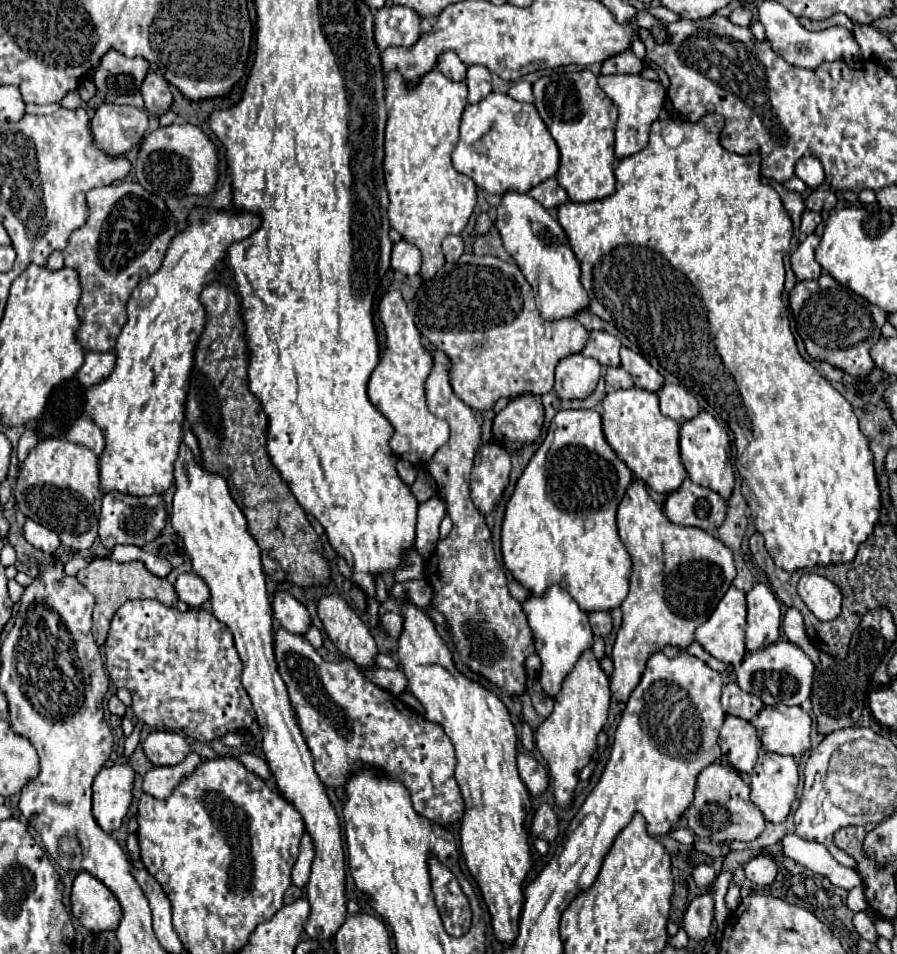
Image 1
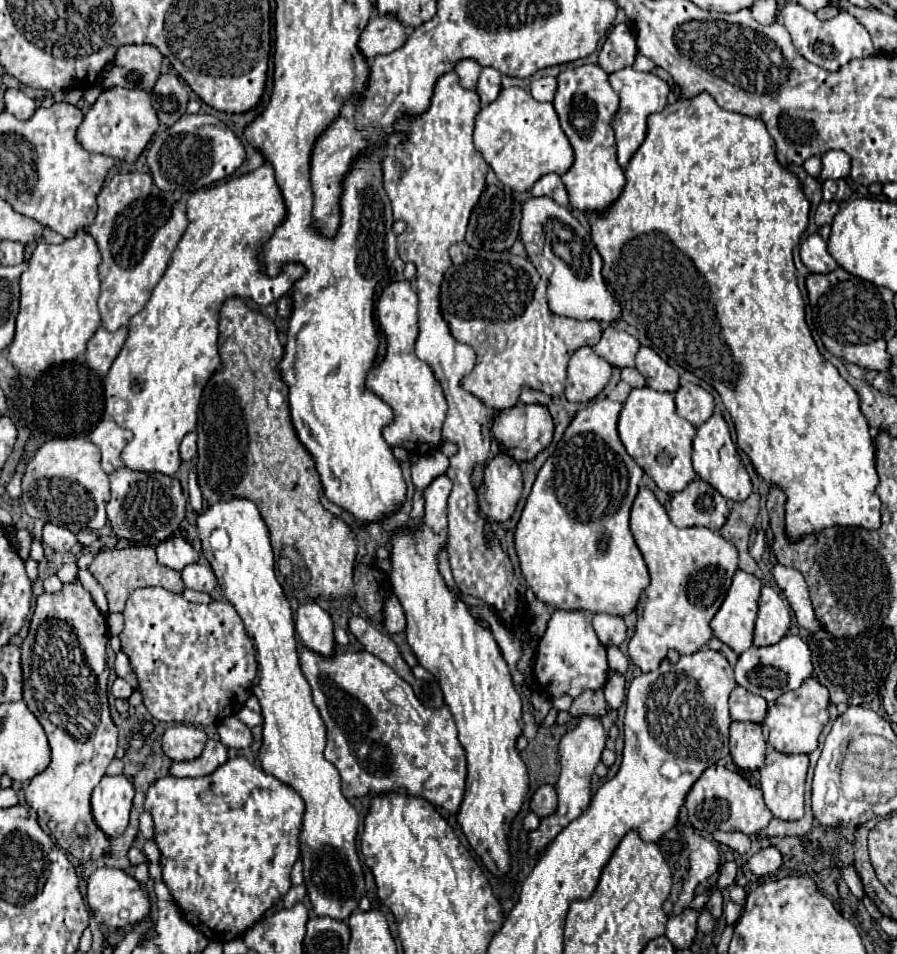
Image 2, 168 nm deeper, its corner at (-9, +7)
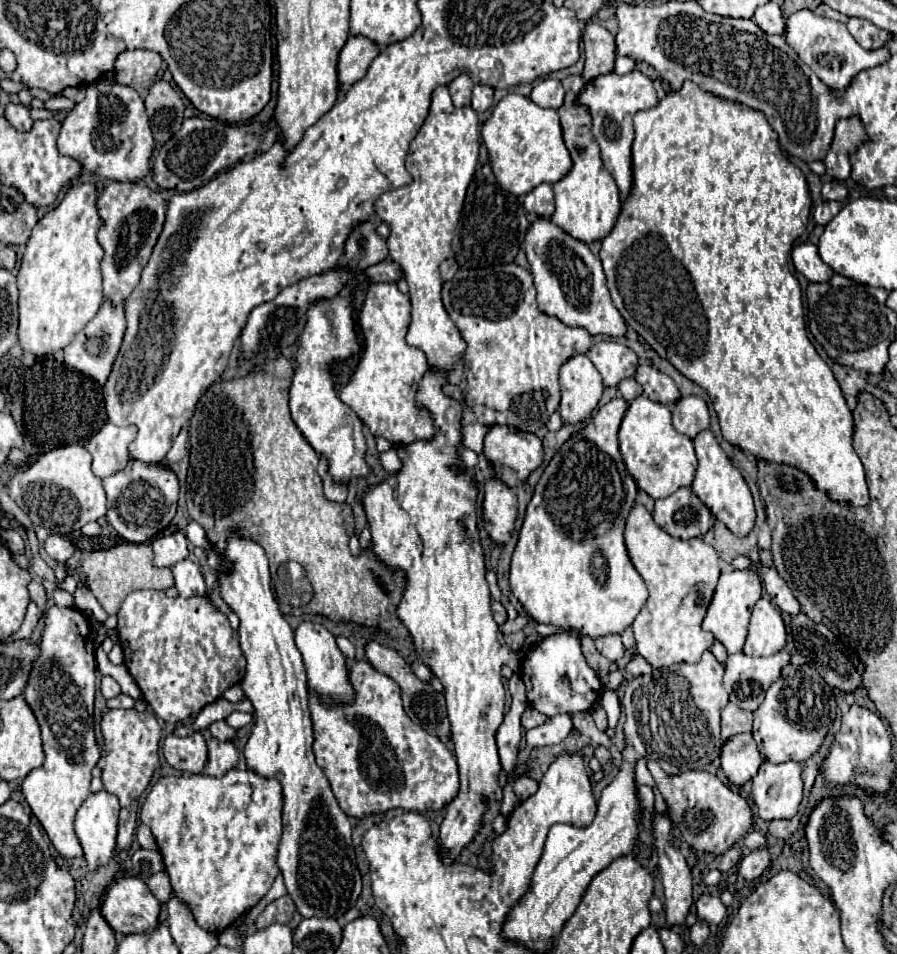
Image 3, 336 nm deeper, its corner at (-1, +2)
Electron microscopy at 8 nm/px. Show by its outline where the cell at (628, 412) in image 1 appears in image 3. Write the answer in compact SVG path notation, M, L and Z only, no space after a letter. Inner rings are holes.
M644 394L630 400L618 430L618 442L628 472L636 480L638 488L654 500L668 498L678 488L692 484L696 470L692 440L674 430L670 410L664 404L652 402Z

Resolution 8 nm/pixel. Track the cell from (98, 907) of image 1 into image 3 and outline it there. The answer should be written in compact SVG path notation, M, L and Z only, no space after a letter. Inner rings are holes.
M124 876L108 884L108 890L100 904L100 912L112 930L122 932L122 934L142 934L142 932L150 932L152 928L156 928L160 904L154 898L154 894L148 890L146 882L132 878L132 876Z

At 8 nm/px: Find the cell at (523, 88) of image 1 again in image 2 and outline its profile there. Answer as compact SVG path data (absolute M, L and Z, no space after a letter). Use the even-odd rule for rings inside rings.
M540 77L538 81L532 81L530 93L536 101L552 101L556 95L556 77Z

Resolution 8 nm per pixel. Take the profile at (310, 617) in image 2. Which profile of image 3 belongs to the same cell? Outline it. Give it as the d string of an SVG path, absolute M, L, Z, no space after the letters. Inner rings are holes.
M302 622L294 632L294 640L296 640L296 646L298 646L302 660L304 660L304 668L306 668L306 676L308 676L308 688L316 690L320 694L322 702L326 702L326 704L334 698L344 700L344 702L352 702L354 692L352 692L352 686L348 684L346 658L338 650L334 636L322 624Z

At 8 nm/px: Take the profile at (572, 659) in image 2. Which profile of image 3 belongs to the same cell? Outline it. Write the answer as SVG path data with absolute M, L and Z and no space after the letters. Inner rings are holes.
M558 632L558 634L546 636L532 652L528 652L524 662L522 662L522 680L526 684L526 696L528 696L530 706L536 708L538 712L546 714L546 716L564 714L564 712L566 714L588 712L594 706L594 702L600 698L600 694L602 694L598 674L588 666L582 650L580 650L580 640L572 632Z

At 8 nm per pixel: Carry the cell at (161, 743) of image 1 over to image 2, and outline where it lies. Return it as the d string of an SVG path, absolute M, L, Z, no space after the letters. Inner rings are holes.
M176 725L166 729L162 749L172 761L192 761L202 755L208 735L194 725Z

